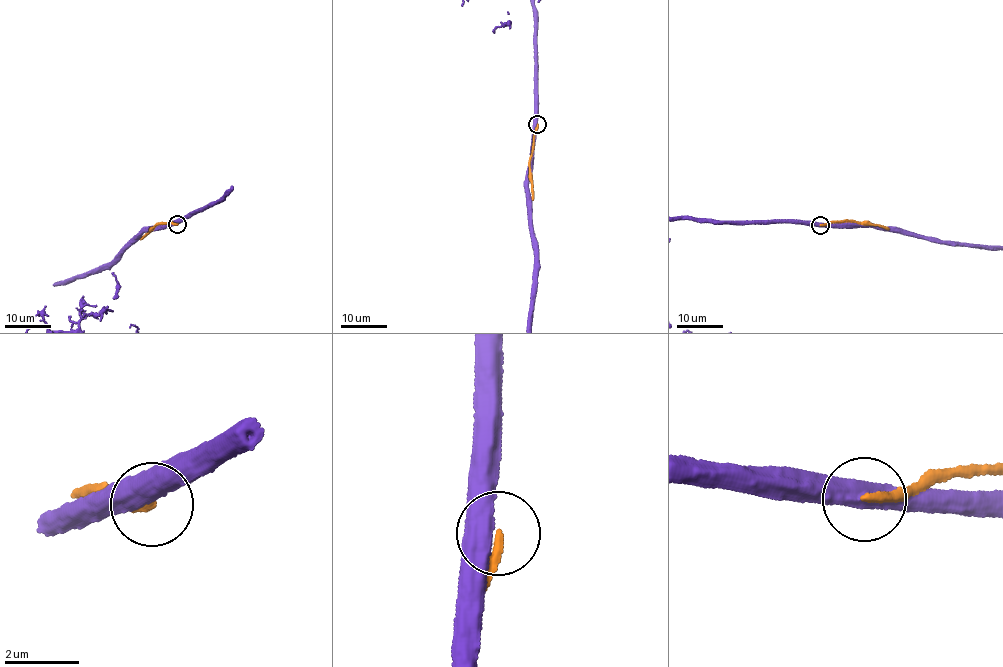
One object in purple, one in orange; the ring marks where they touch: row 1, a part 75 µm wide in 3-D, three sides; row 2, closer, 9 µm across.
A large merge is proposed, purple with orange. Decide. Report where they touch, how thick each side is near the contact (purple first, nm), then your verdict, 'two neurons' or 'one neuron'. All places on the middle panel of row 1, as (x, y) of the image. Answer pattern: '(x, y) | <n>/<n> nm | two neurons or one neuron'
(537, 124) | 500/240 nm | two neurons

